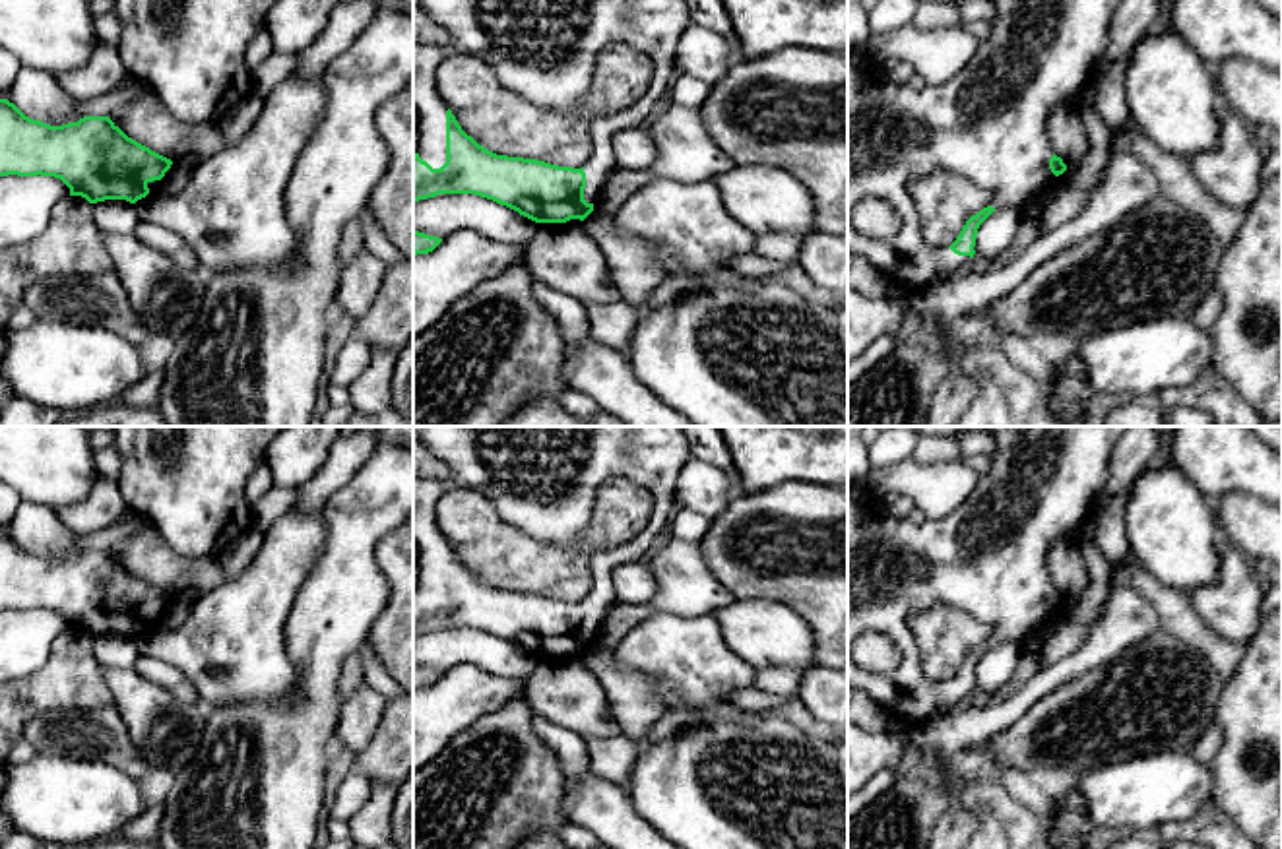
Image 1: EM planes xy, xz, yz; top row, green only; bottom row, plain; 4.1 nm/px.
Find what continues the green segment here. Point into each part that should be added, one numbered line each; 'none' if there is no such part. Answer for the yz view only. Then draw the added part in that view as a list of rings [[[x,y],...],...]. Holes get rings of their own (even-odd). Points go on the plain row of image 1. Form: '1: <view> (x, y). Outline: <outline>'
1: yz (990, 557). Outline: [[[983,426],[993,442],[995,454],[991,457],[991,469],[979,477],[974,492],[948,516],[943,519],[923,519],[919,525],[910,518],[890,516],[877,496],[849,498],[848,496],[848,686],[865,692],[871,696],[886,713],[894,715],[900,721],[910,725],[917,725],[925,719],[943,715],[962,704],[968,702],[970,690],[958,690],[948,680],[931,680],[923,675],[919,663],[919,647],[912,640],[908,632],[908,618],[913,613],[927,611],[935,605],[948,605],[960,609],[978,620],[985,622],[991,628],[991,642],[995,644],[1022,644],[1028,636],[1032,636],[1042,624],[1045,624],[1055,609],[1049,603],[1049,593],[1053,591],[1053,578],[1047,570],[1047,550],[1055,541],[1071,541],[1074,533],[1078,533],[1086,523],[1092,521],[1094,502],[1104,492],[1104,485],[1107,481],[1107,461],[1113,446],[1125,434],[1129,426]],[[865,632],[881,632],[886,634],[902,651],[902,663],[896,671],[888,675],[875,675],[859,669],[853,663],[853,644]]]

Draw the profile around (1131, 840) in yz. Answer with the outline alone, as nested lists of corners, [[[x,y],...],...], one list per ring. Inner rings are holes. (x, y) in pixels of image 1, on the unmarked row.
[[[1127,832],[1113,841],[1107,849],[1164,849],[1156,833]]]

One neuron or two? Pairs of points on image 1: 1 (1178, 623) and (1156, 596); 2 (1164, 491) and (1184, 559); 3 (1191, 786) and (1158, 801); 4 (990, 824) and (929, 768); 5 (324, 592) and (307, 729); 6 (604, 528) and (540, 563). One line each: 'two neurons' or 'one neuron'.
1: one neuron
2: one neuron
3: one neuron
4: one neuron
5: one neuron
6: one neuron

